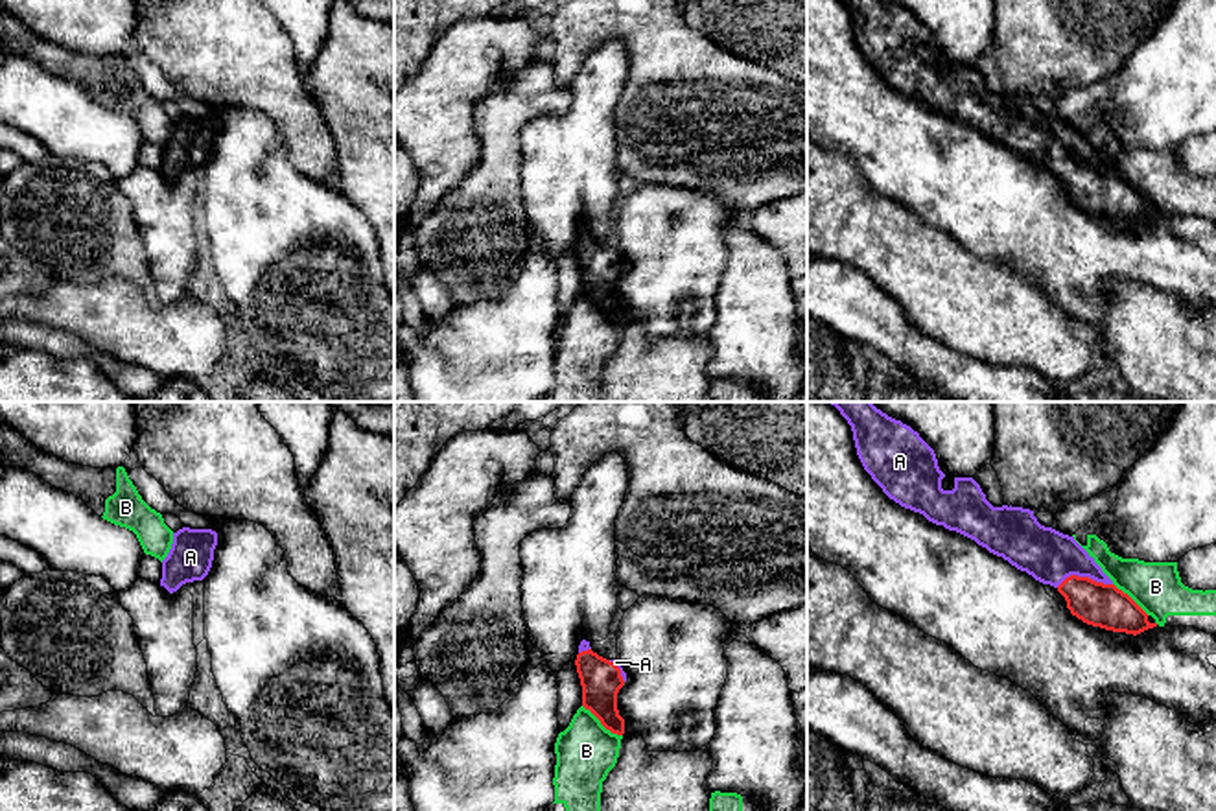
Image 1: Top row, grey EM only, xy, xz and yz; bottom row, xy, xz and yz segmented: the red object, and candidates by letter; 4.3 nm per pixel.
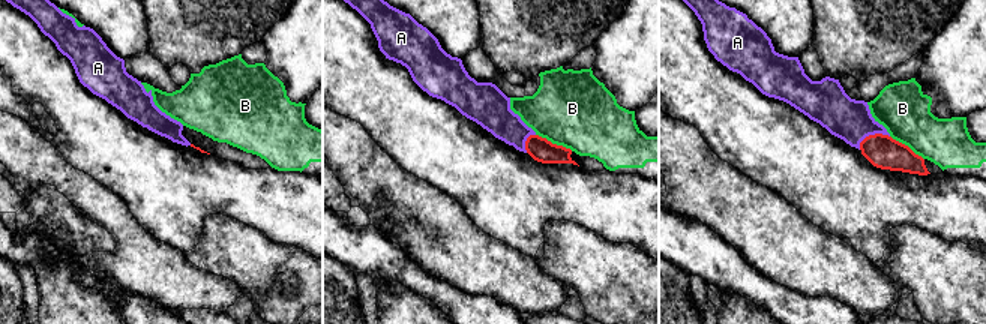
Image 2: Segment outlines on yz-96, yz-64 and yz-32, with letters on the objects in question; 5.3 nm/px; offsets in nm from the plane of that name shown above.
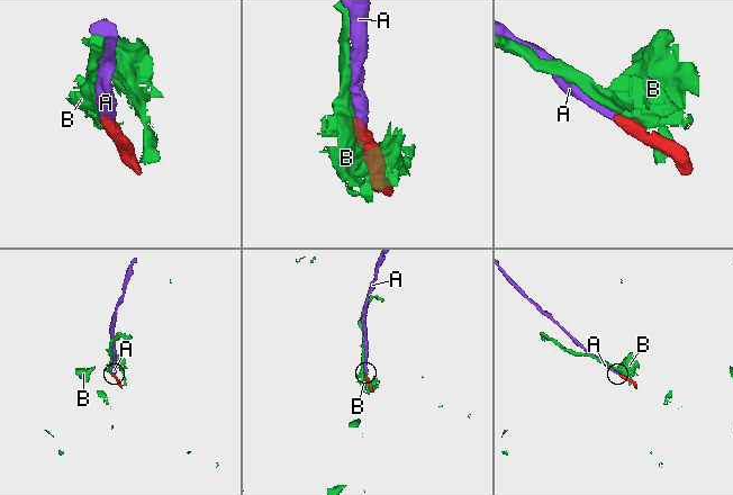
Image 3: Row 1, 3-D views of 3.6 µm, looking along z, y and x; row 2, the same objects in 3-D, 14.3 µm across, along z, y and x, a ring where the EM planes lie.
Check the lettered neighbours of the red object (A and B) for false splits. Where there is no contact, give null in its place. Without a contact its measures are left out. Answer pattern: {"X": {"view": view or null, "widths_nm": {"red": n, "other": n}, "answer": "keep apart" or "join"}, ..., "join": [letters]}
{"A": {"view": "yz", "widths_nm": {"red": 190, "other": 220}, "answer": "join"}, "B": {"view": "xz", "widths_nm": {"red": 180, "other": 260}, "answer": "keep apart"}, "join": ["A"]}

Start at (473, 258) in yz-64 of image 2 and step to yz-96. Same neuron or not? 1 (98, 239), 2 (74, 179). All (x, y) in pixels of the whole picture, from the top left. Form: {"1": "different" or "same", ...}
{"1": "different", "2": "same"}

